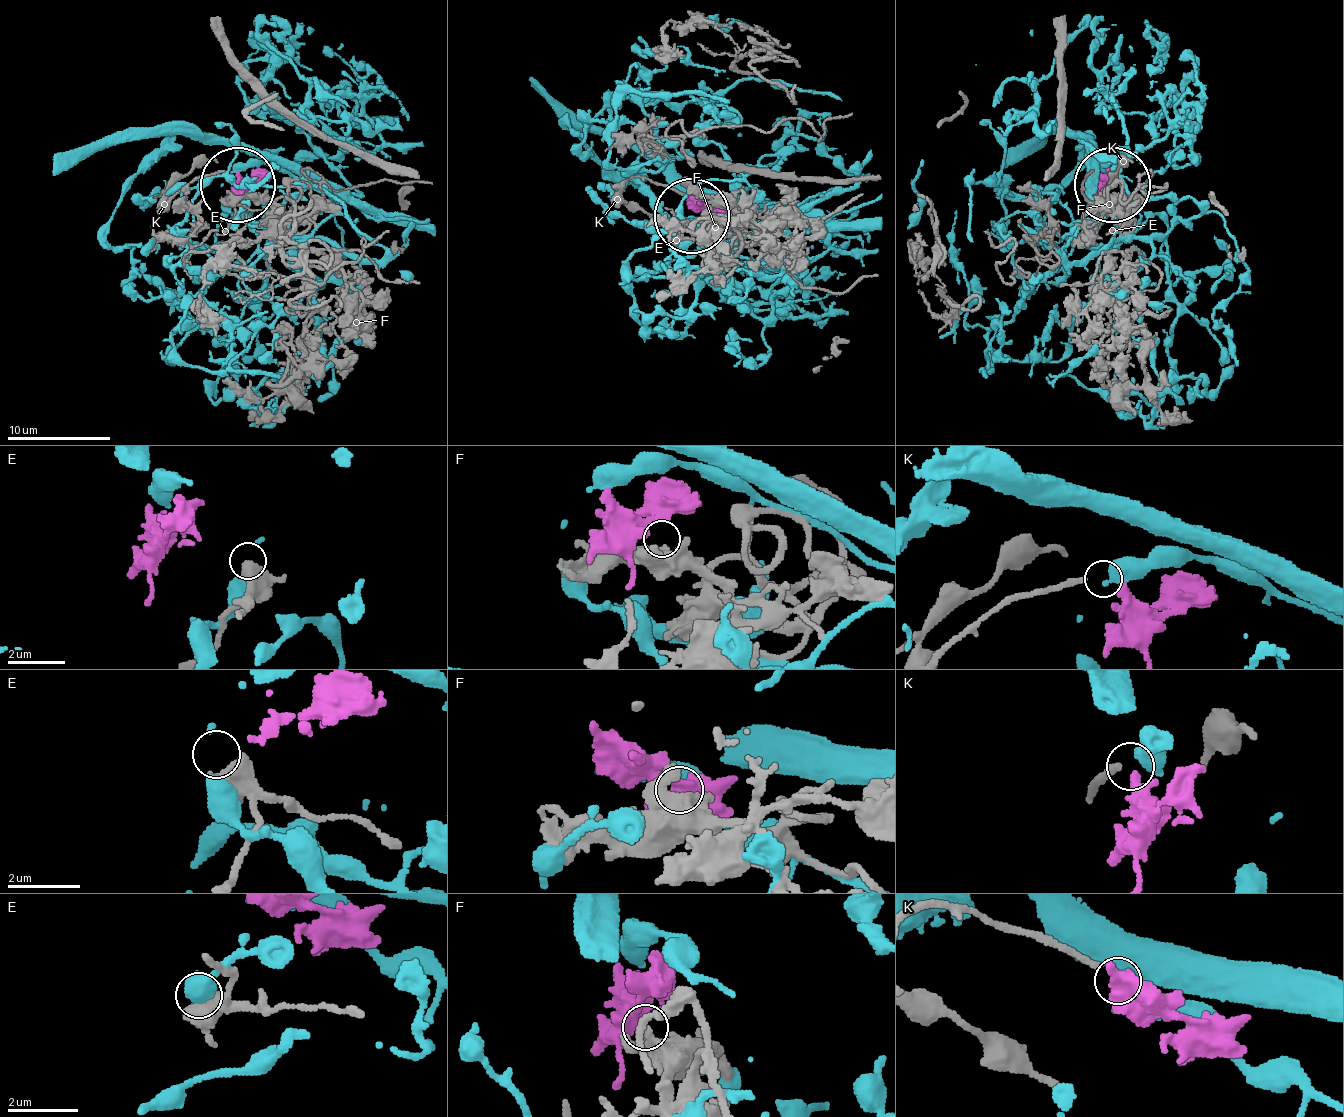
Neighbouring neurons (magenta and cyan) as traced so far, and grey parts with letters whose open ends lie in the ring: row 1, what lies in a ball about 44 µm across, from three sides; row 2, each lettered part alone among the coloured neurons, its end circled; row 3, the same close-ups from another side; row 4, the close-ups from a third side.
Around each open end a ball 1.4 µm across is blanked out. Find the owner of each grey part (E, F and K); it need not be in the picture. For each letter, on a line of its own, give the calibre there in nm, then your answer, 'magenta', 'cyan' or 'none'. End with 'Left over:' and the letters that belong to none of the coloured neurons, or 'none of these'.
E: calibre 360 nm; none
F: calibre 440 nm; magenta
K: calibre 170 nm; cyan
Left over: E

